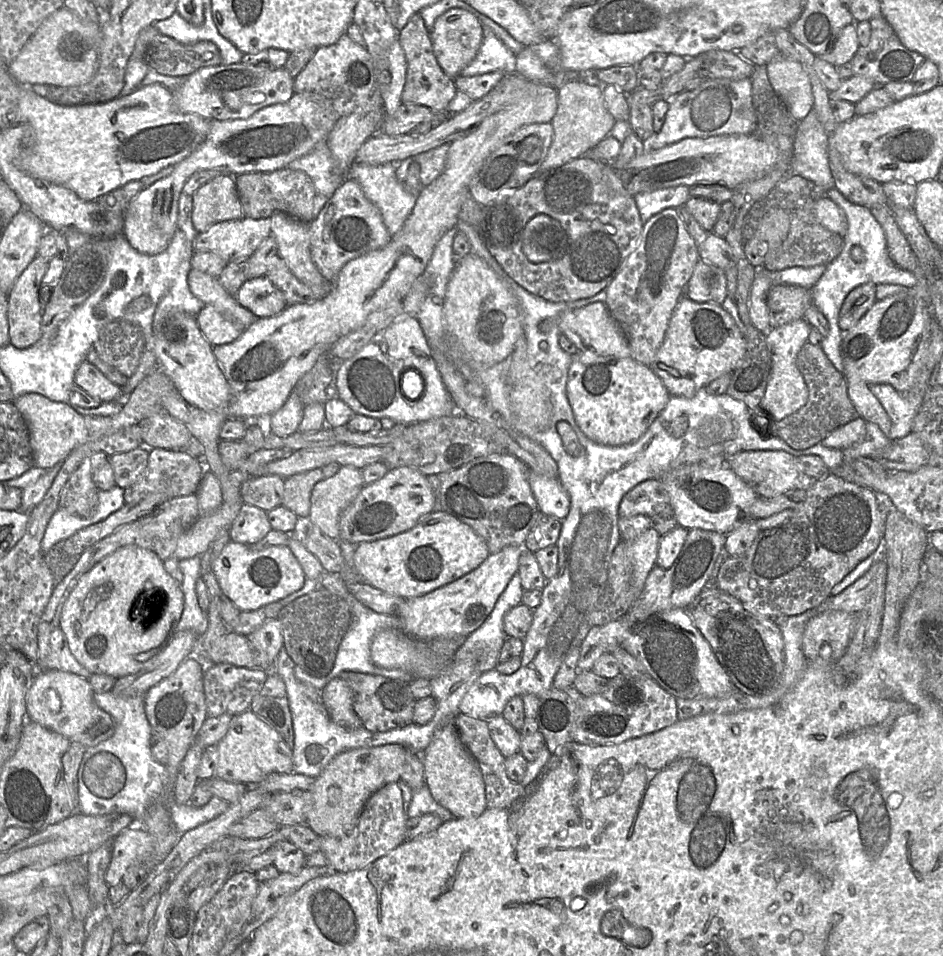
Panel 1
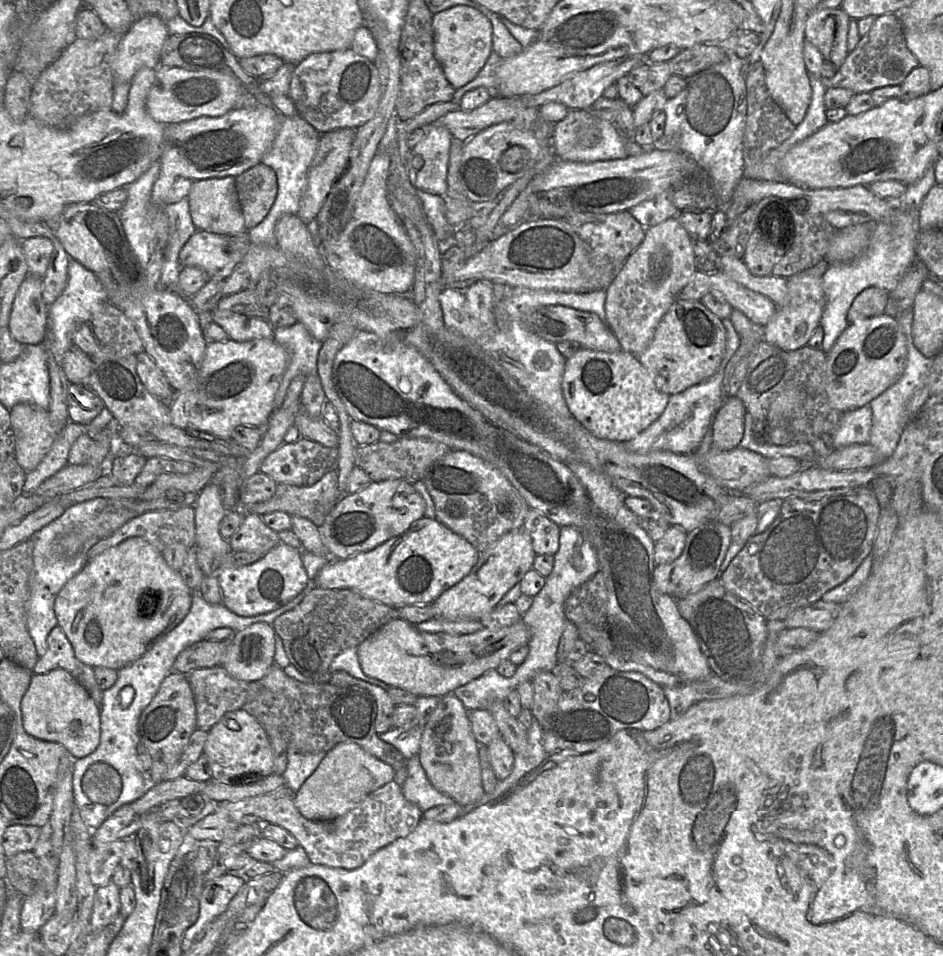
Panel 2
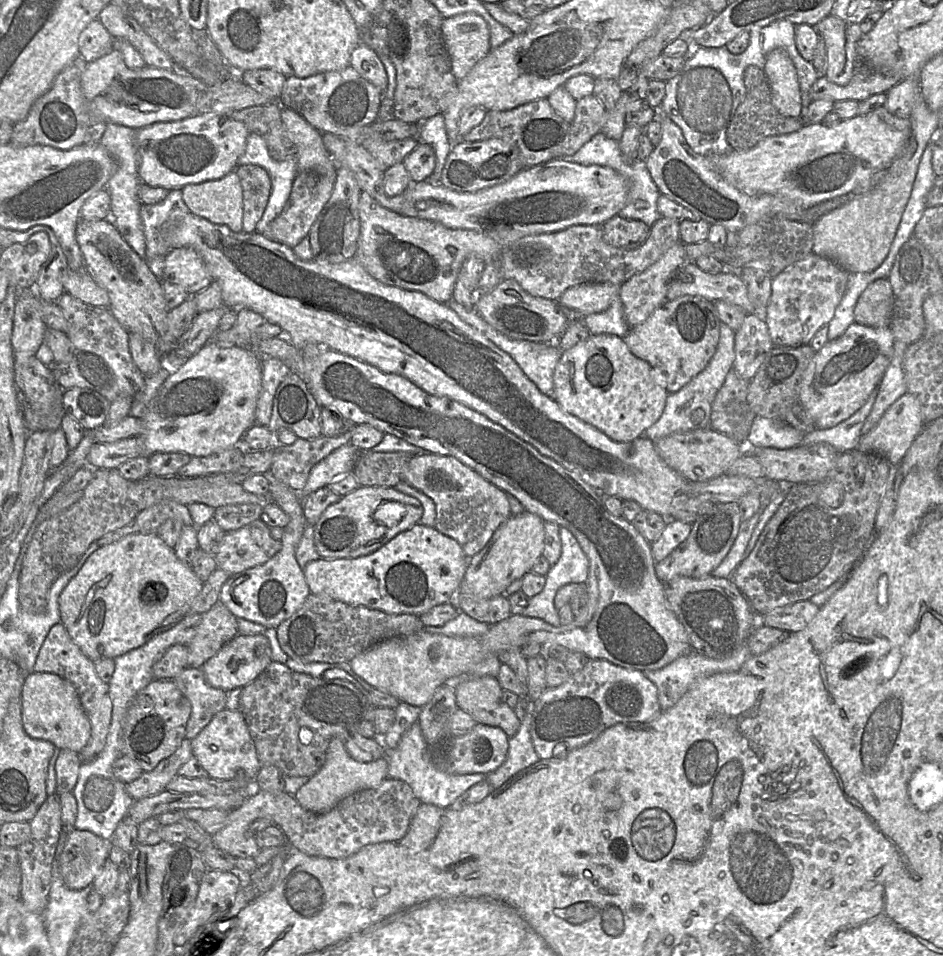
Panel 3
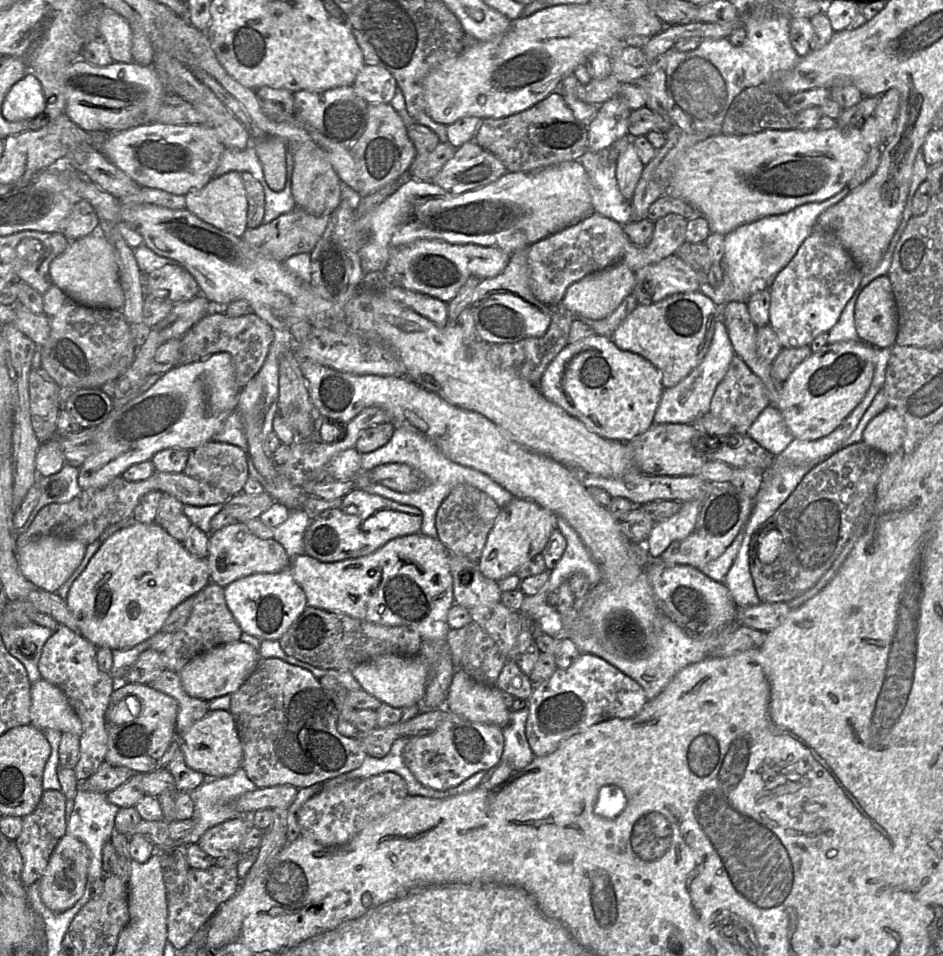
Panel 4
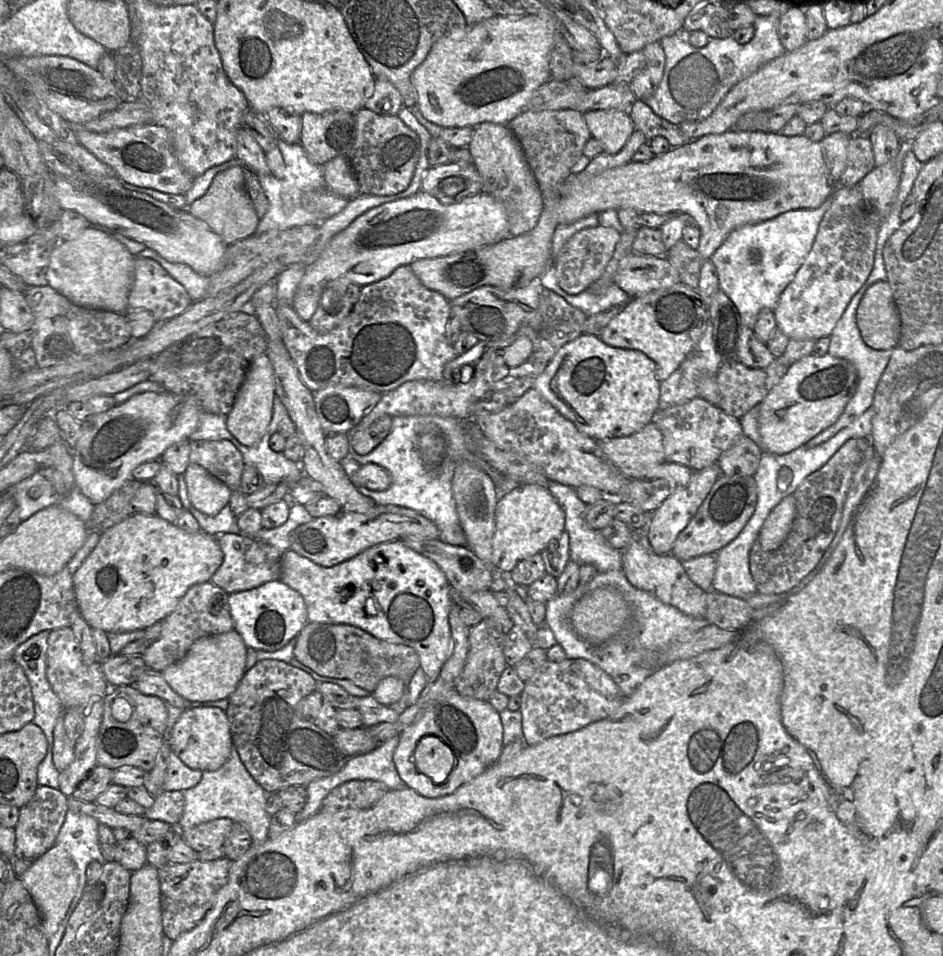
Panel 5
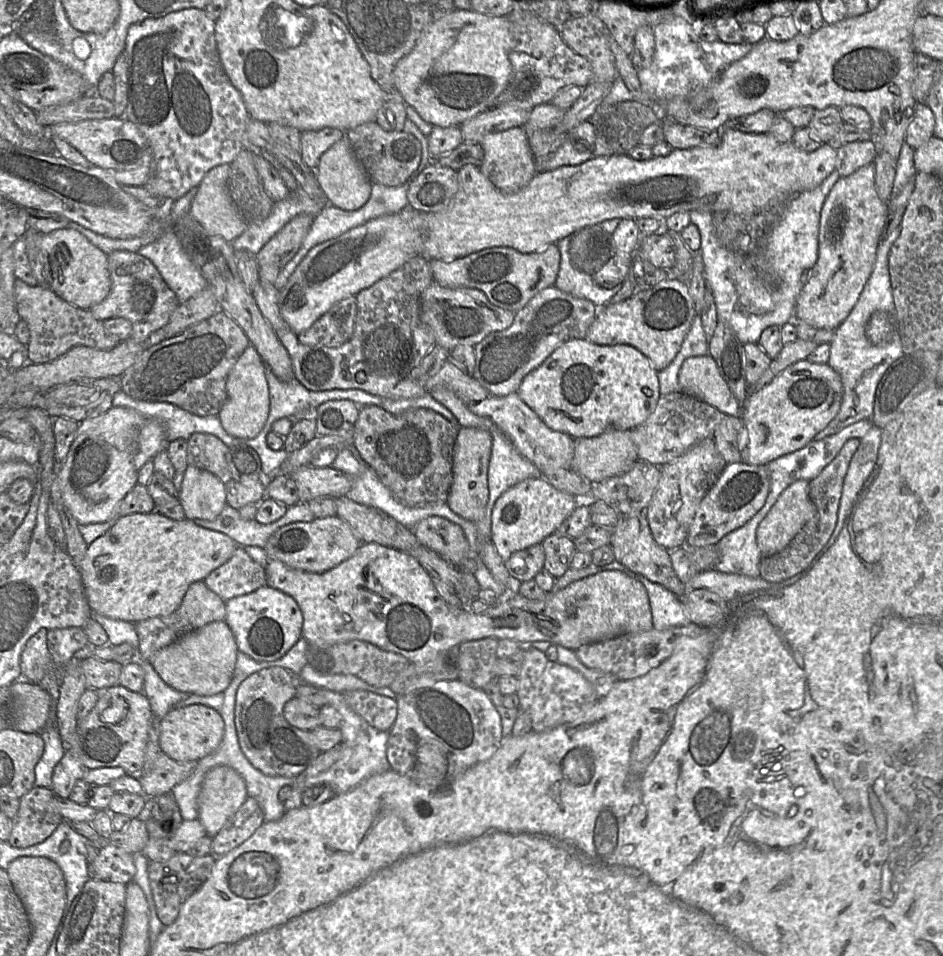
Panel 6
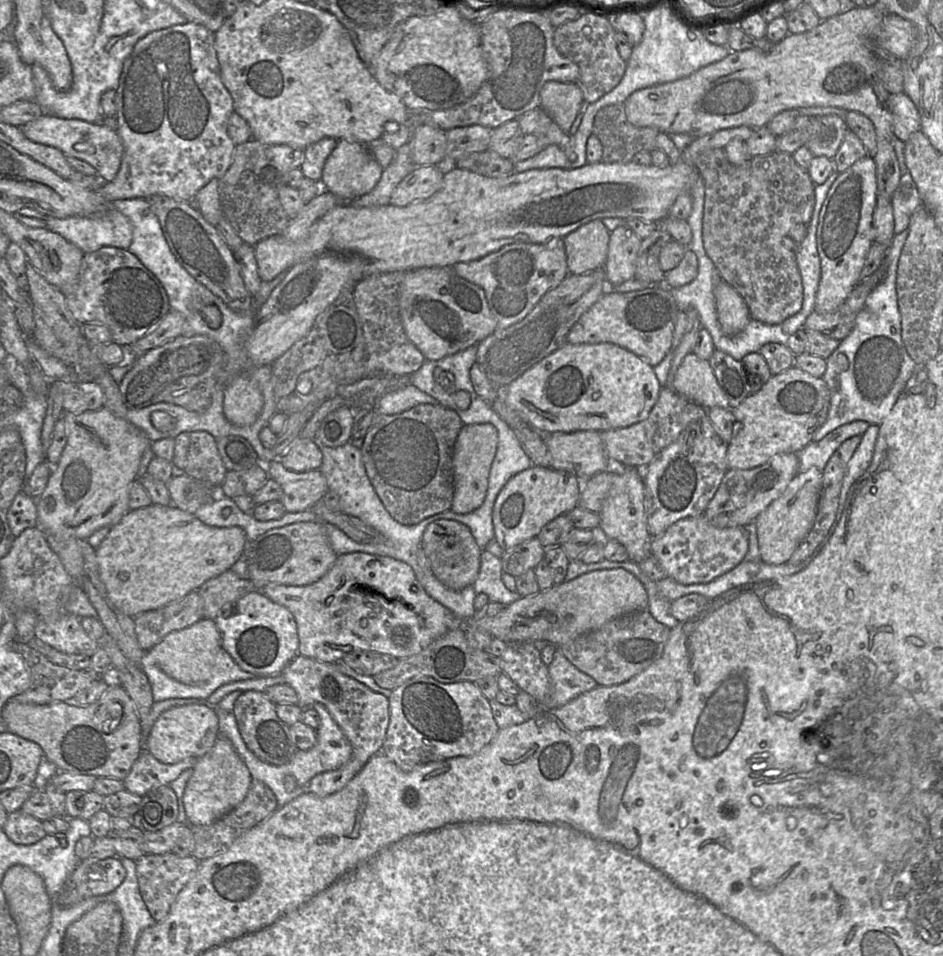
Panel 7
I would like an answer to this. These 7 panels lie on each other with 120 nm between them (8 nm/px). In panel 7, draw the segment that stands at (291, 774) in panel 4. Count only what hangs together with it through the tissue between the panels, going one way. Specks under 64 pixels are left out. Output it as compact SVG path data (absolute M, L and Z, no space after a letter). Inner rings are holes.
M249 690L242 692L233 708L237 725L247 747L265 763L280 766L292 760L298 747L292 736L290 726L276 713L276 704L264 692Z

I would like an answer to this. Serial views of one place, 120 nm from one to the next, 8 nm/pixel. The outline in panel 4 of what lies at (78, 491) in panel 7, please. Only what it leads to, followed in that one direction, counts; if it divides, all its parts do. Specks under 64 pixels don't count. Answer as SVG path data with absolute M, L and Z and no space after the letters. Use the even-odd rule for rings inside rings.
M222 352L211 355L201 361L191 364L178 365L169 372L163 374L159 381L155 383L148 391L133 399L129 403L120 408L114 408L108 417L98 426L96 426L96 432L93 441L88 444L94 446L93 453L84 461L79 467L78 483L83 490L90 488L101 488L109 484L116 477L122 476L122 474L132 465L145 461L150 461L152 457L159 451L165 449L186 449L191 451L192 449L211 441L214 435L221 429L227 417L236 411L238 406L238 398L242 388L236 381L235 377L235 365L232 356L229 353Z

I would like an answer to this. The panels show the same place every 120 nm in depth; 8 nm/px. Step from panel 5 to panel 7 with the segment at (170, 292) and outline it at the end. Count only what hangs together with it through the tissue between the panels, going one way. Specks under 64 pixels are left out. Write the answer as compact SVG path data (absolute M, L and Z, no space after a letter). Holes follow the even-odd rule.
M103 247L84 253L66 304L80 324L100 323L109 328L112 342L130 346L155 329L170 310L168 296L157 277L126 249Z

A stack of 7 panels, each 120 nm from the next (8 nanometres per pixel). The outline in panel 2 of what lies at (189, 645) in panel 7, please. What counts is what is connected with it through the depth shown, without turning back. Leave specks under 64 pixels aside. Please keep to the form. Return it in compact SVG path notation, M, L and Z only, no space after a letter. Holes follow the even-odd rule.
M256 622L236 632L228 644L222 667L234 678L248 683L258 681L274 664L273 625Z

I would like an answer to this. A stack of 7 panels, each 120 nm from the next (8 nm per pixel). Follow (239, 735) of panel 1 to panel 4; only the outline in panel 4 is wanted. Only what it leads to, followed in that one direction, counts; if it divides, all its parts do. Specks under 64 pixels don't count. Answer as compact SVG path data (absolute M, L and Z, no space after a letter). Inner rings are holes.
M210 710L177 738L180 740L180 750L184 754L186 764L203 773L208 779L232 775L242 767L243 748L235 720L229 710Z

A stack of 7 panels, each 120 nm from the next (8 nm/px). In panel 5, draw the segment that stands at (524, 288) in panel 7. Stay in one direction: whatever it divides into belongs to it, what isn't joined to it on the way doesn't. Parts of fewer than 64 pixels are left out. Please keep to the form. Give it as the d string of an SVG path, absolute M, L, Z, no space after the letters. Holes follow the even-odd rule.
M557 190L543 197L543 210L538 223L530 232L517 237L509 237L494 245L453 253L434 258L423 258L410 264L410 267L421 283L430 290L442 294L448 301L462 296L483 286L501 288L523 288L532 280L540 278L552 262L552 236L557 224Z

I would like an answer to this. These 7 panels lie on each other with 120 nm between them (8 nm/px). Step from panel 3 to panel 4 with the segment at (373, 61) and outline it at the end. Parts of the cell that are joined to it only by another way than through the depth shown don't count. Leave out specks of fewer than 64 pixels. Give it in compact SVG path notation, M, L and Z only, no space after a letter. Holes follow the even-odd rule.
M368 64L358 72L352 86L368 104L390 104L397 89L396 80L387 69Z

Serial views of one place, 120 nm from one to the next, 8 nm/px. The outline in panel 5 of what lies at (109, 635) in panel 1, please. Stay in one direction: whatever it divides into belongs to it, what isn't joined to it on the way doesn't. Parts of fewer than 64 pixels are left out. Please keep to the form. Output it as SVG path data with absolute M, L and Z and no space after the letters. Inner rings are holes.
M134 514L102 532L99 543L74 574L80 614L91 628L106 633L145 630L173 612L191 586L211 581L222 561L216 536L203 531L189 533L157 514Z

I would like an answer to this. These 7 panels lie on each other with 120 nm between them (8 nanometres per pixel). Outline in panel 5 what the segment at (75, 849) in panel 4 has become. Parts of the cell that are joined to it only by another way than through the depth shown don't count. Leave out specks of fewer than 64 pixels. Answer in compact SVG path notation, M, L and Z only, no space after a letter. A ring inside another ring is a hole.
M54 845L18 876L29 891L42 920L42 929L49 940L64 919L78 887L78 872L69 853L60 845Z

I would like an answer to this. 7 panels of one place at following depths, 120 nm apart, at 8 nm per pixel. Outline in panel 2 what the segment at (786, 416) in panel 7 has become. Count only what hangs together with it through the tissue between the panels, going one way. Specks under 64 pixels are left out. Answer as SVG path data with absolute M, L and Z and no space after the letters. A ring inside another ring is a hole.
M884 313L849 324L826 353L825 388L831 407L846 413L869 405L900 379L906 360L906 338L896 318Z

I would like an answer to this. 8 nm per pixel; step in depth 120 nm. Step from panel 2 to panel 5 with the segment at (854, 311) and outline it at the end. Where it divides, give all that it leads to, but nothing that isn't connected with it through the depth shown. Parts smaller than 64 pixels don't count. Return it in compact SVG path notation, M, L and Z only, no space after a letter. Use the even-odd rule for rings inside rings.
M887 280L866 290L857 307L856 323L864 343L871 349L884 351L899 346L901 321Z

